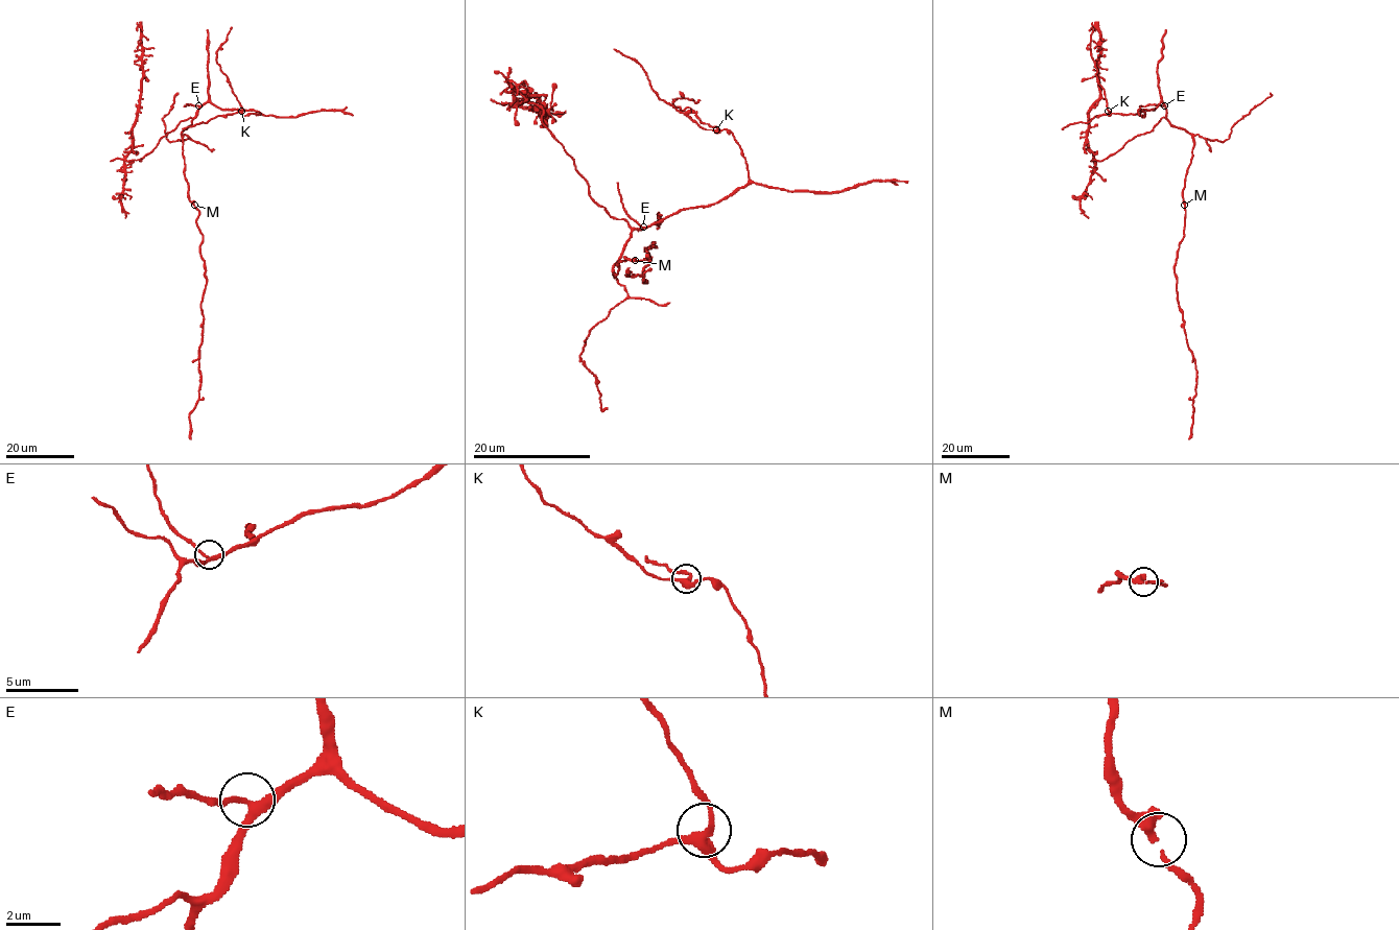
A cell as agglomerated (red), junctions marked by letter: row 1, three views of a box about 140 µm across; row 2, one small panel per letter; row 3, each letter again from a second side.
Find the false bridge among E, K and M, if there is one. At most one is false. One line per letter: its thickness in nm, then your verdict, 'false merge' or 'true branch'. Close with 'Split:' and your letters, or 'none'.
E: 240 nm thick; true branch
K: 300 nm thick; true branch
M: 240 nm thick; true branch
Split: none

